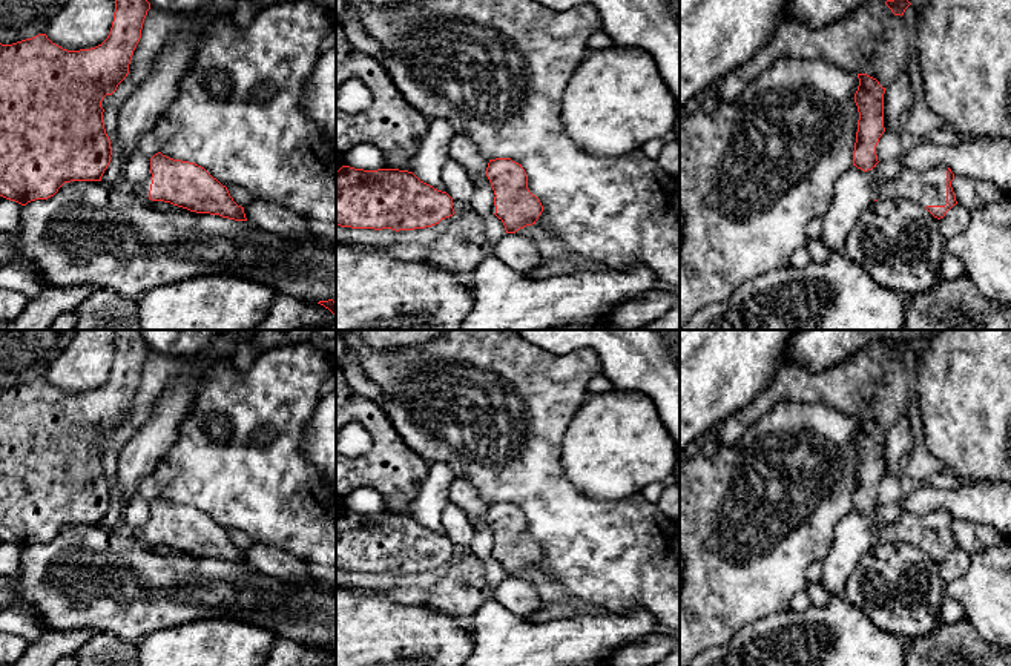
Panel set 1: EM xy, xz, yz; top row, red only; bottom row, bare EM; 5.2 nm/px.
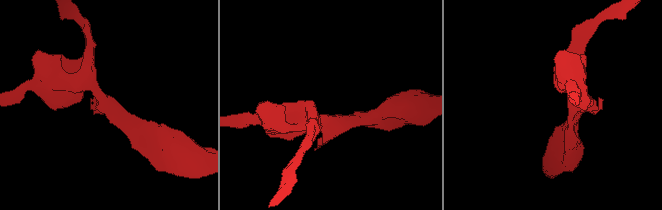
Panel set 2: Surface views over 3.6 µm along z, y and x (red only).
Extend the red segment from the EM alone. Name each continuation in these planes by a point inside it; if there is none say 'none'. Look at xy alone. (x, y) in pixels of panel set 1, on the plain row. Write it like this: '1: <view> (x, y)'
1: xy (141, 533)

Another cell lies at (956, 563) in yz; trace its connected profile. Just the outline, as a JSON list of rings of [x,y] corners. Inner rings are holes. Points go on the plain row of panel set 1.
[[[956,548],[953,549],[943,562],[939,563],[939,571],[945,583],[951,583],[956,579],[962,577],[971,562],[971,554]]]

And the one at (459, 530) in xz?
[[[450,502],[443,508],[442,522],[445,526],[446,537],[453,543],[469,546],[474,539],[474,525],[459,505]]]

